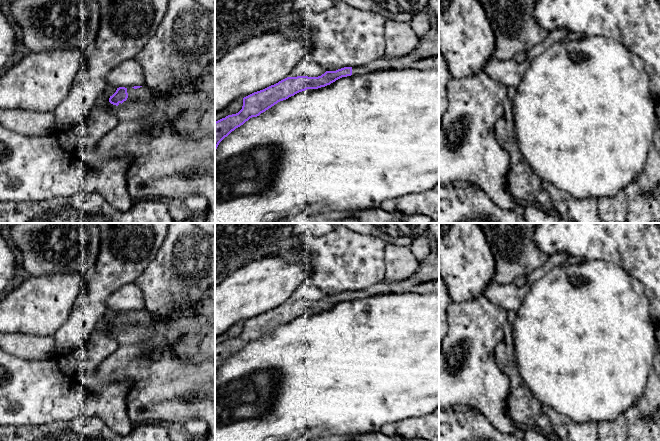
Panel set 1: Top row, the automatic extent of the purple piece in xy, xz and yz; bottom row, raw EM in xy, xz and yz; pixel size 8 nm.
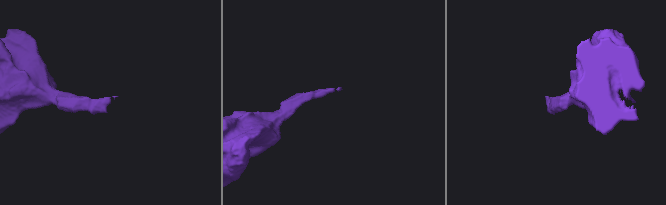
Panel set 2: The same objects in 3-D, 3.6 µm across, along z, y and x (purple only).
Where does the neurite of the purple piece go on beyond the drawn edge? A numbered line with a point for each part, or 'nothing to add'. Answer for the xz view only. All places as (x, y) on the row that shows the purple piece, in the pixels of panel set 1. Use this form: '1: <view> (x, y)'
1: xz (428, 46)

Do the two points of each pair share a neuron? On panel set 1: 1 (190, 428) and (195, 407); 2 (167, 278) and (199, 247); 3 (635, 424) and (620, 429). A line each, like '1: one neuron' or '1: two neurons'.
1: two neurons
2: one neuron
3: two neurons

